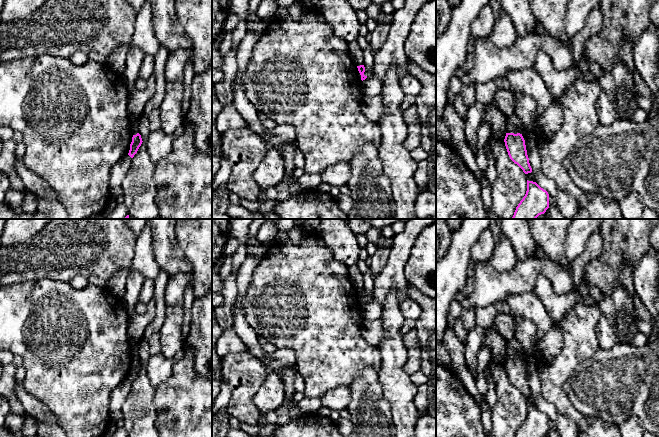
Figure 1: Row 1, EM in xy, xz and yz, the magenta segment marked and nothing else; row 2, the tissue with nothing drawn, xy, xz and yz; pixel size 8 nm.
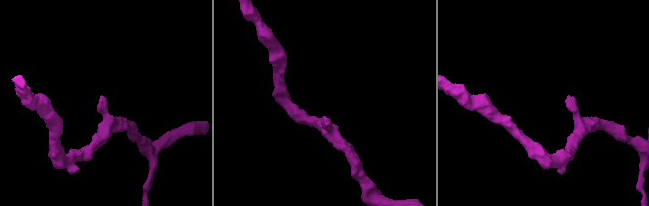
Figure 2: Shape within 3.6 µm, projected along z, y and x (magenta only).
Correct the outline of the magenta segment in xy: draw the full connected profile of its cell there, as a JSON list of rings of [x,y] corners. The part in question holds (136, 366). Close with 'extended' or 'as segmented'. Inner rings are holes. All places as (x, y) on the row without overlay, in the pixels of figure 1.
[[[137,357],[136,359],[133,359],[132,361],[132,366],[130,368],[130,374],[129,374],[129,377],[128,379],[133,382],[134,379],[137,377],[139,371],[141,370],[142,368],[142,362],[141,362],[141,359],[139,357]]]; as segmented

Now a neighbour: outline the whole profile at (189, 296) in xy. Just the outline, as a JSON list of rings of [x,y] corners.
[[[191,282],[185,290],[184,301],[182,306],[184,309],[184,317],[183,317],[183,324],[182,324],[182,336],[183,336],[184,343],[190,330],[190,324],[192,320],[192,303],[194,299],[195,299],[195,295],[193,292],[193,285]]]

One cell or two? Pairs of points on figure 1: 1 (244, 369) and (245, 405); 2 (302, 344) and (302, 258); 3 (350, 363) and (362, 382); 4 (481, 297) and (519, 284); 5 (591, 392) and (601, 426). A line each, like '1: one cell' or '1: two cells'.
1: one cell
2: one cell
3: two cells
4: one cell
5: two cells

